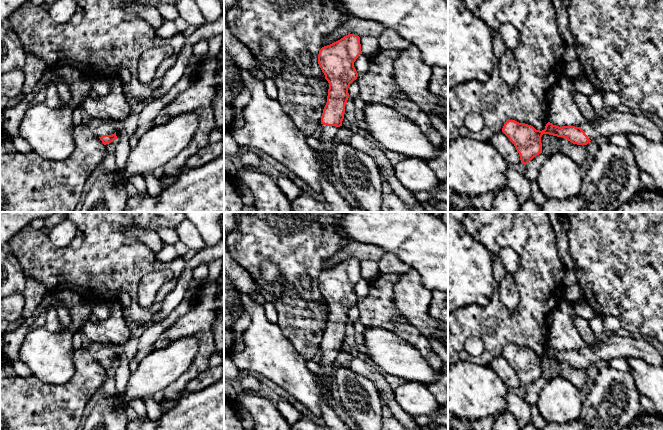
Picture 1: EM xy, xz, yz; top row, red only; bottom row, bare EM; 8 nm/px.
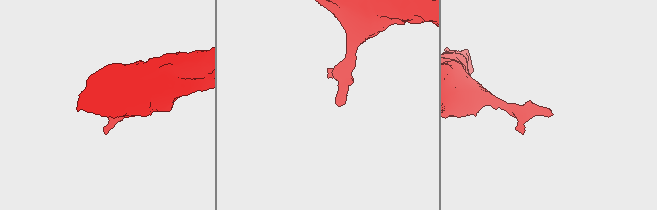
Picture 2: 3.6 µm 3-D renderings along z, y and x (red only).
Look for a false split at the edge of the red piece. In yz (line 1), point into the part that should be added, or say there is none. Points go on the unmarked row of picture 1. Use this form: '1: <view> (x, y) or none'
1: yz (611, 346)

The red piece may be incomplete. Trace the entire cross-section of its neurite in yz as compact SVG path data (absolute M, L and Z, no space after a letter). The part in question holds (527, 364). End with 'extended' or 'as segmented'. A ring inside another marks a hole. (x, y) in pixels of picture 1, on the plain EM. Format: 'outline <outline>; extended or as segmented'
outline M617 334L602 337L596 344L586 345L580 351L559 351L548 346L542 355L525 347L508 344L502 356L514 368L524 389L542 377L543 358L563 361L577 369L587 369L600 360L608 362L613 358L630 357L641 358L650 364L663 366L663 356L646 338L621 337Z; extended

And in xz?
outline M348 258L340 264L322 271L318 278L319 291L329 307L327 327L321 341L320 353L322 354L322 360L320 361L319 366L327 377L333 379L336 368L335 360L339 351L342 350L345 329L349 322L348 312L358 301L354 286L360 278L362 278L360 261L354 258Z; extended

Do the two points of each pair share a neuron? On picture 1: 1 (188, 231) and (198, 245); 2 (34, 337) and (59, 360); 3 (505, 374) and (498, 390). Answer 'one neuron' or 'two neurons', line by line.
1: one neuron
2: one neuron
3: two neurons

